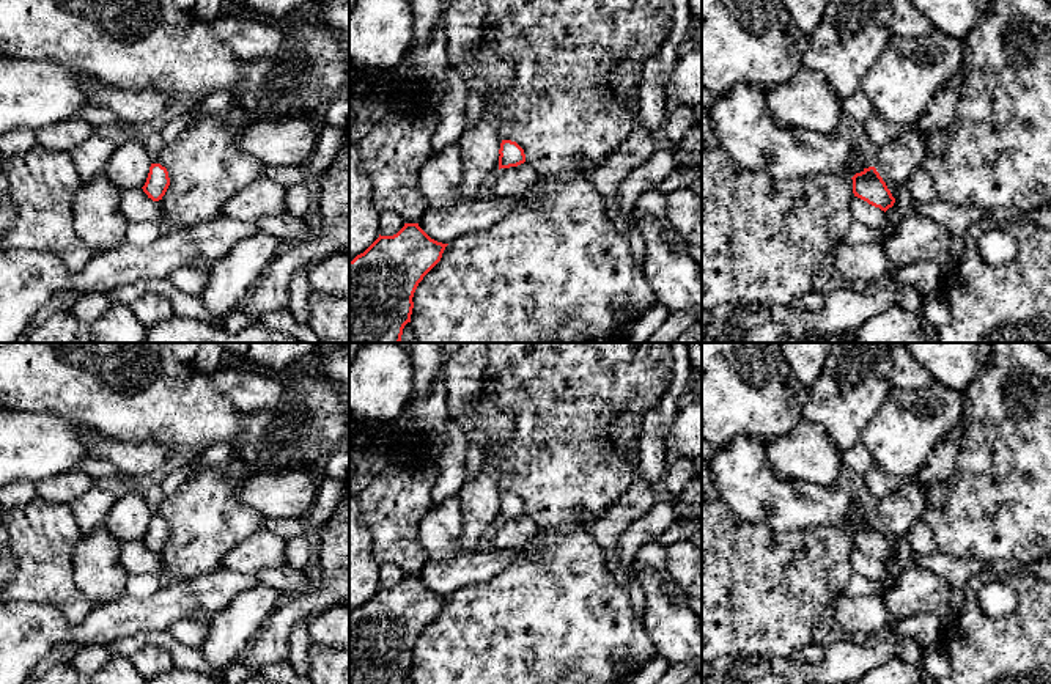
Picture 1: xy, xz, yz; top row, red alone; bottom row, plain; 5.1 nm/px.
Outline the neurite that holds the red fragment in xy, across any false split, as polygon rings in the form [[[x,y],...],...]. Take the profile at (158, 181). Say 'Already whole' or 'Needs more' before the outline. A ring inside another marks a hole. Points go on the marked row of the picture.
Already whole. [[[151,164],[146,182],[142,187],[148,198],[151,198],[153,201],[162,200],[168,186],[170,178],[167,168],[160,164]]]

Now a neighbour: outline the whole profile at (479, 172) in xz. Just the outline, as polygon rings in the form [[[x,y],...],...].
[[[477,42],[466,53],[474,75],[486,83],[483,115],[466,127],[458,140],[464,167],[461,203],[486,195],[486,187],[499,170],[500,131],[494,105],[513,85],[513,64],[497,55],[494,44]]]

